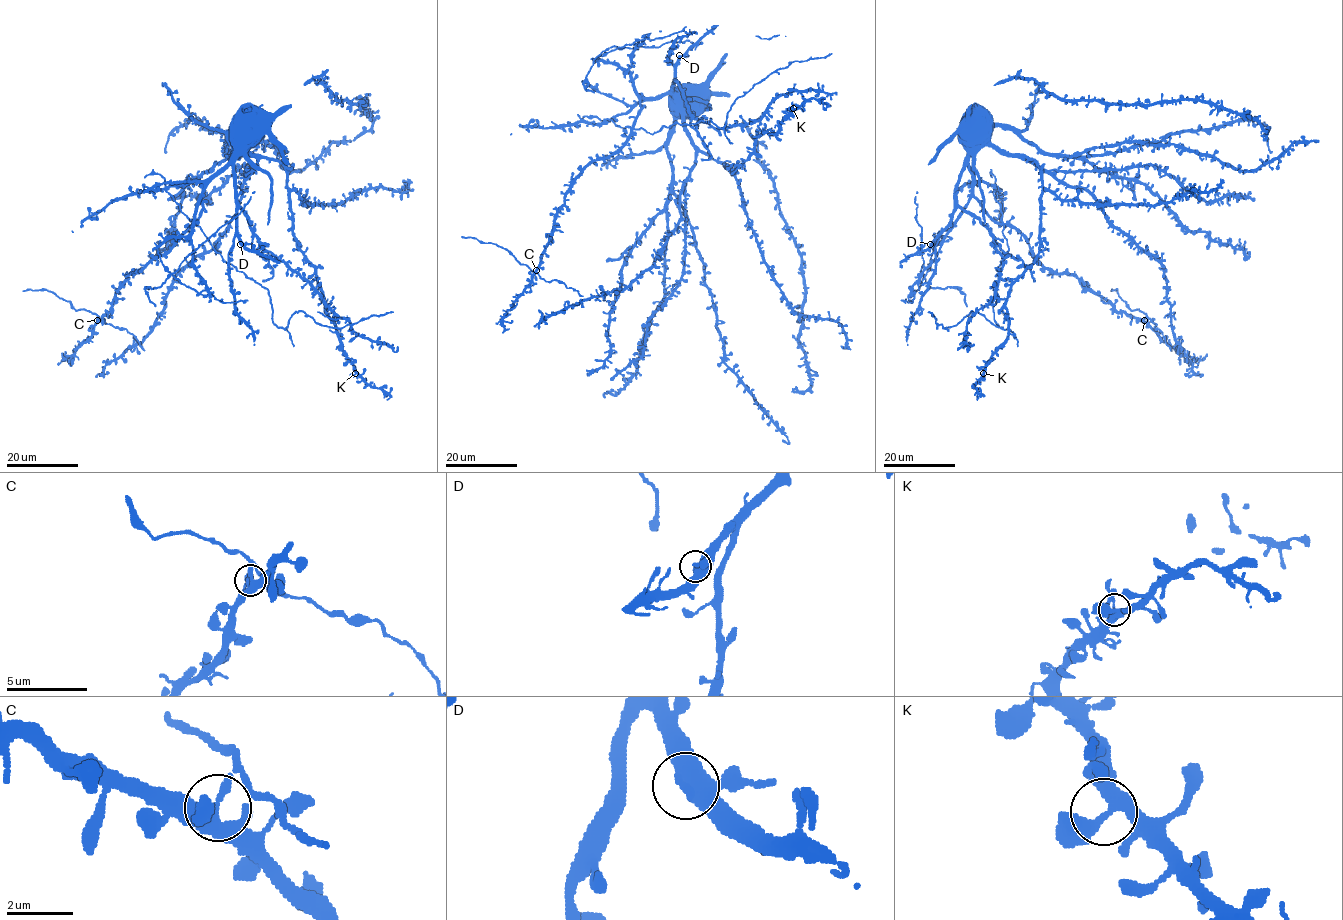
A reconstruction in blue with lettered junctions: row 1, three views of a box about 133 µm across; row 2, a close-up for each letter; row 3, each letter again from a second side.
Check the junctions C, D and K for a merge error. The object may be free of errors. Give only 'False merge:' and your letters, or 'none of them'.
False merge: C

